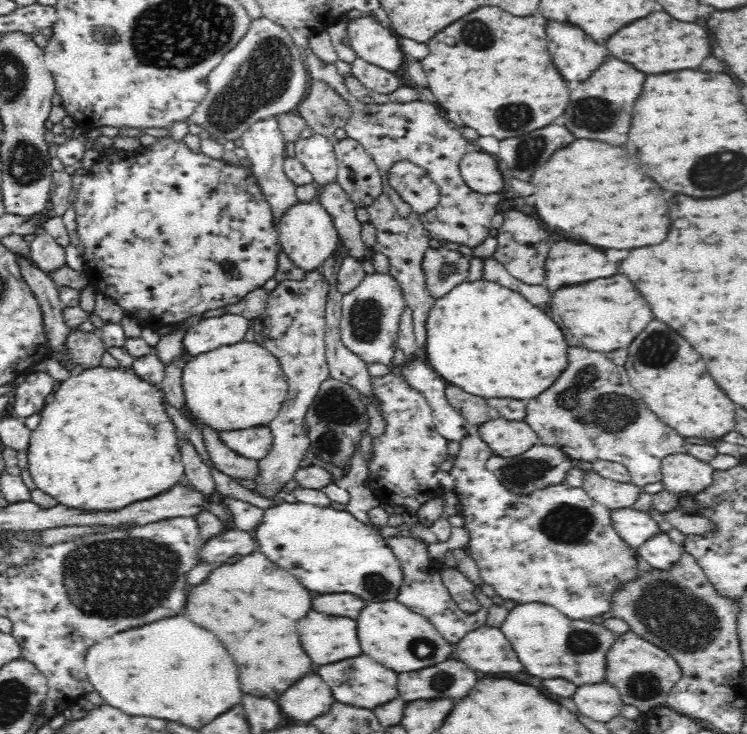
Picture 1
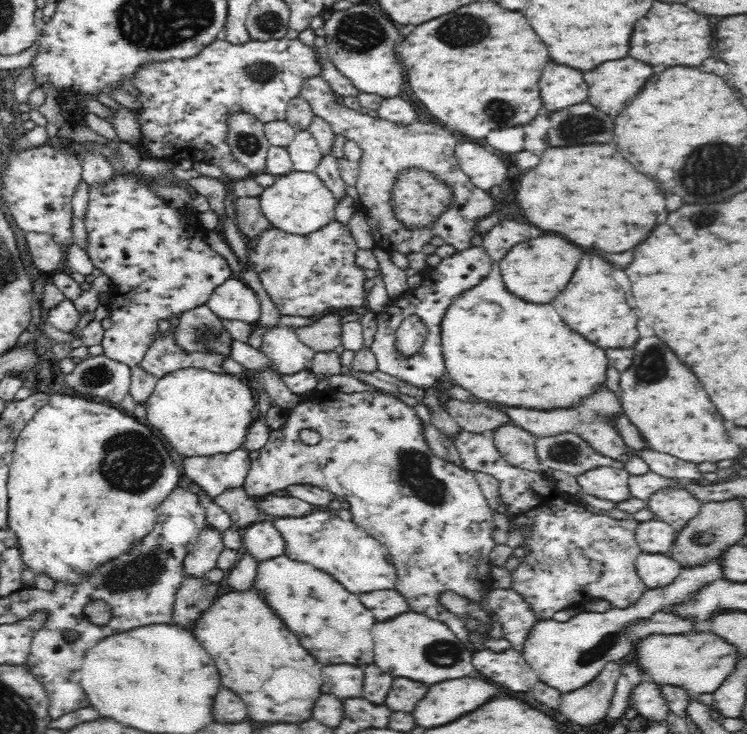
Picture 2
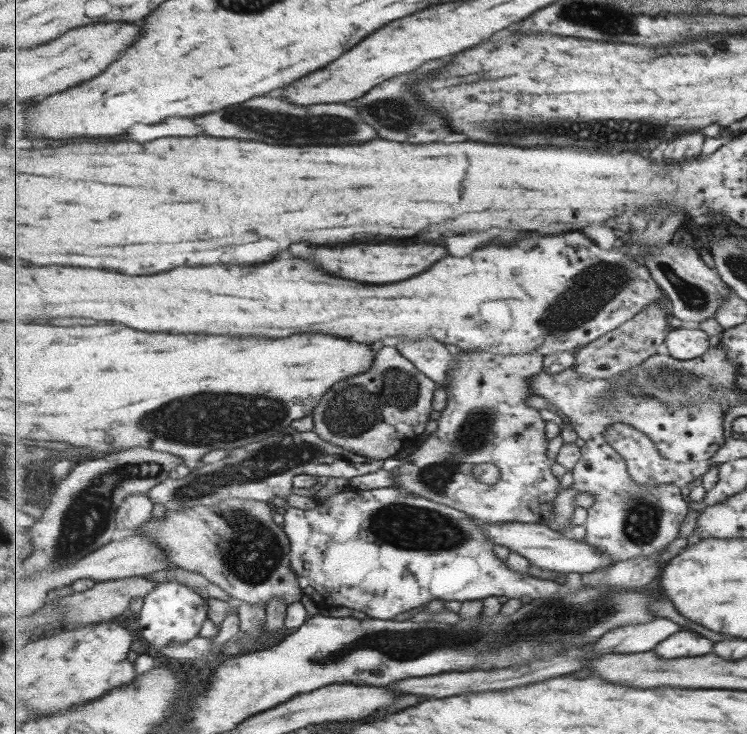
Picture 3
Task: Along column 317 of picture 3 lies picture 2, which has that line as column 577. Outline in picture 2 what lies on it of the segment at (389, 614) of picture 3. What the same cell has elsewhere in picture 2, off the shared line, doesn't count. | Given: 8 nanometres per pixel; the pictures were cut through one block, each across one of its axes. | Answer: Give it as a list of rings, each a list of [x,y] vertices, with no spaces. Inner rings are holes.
[[[464,430],[454,438],[456,449],[462,457],[466,471],[483,472],[498,479],[499,496],[507,506],[510,529],[514,524],[533,524],[531,531],[525,536],[528,553],[521,557],[517,569],[511,572],[511,588],[517,590],[530,603],[538,618],[552,619],[565,616],[570,607],[581,600],[591,598],[608,600],[612,607],[625,609],[644,596],[648,588],[636,573],[635,562],[643,553],[635,539],[639,522],[633,519],[616,519],[604,514],[597,514],[587,508],[576,505],[568,495],[562,494],[554,481],[540,473],[518,468],[505,461],[493,444],[491,435],[474,434]]]

